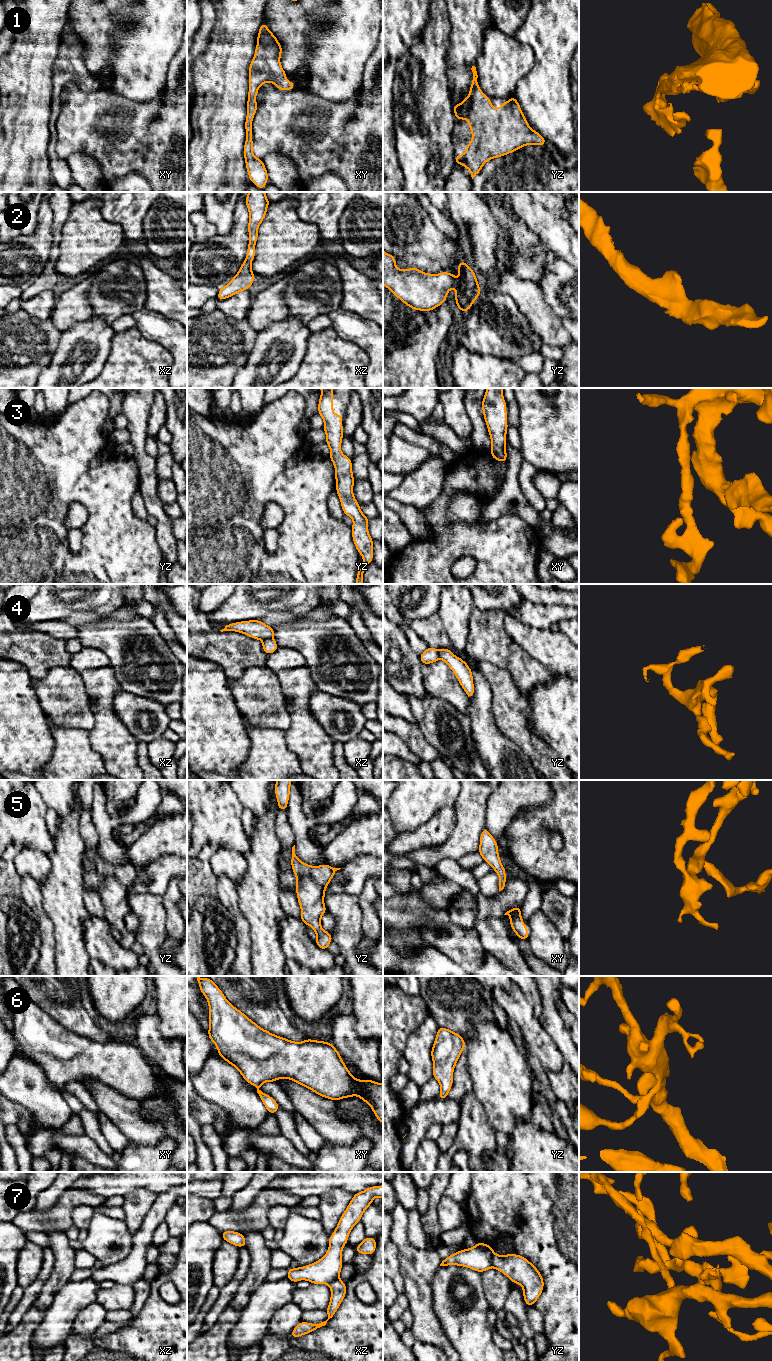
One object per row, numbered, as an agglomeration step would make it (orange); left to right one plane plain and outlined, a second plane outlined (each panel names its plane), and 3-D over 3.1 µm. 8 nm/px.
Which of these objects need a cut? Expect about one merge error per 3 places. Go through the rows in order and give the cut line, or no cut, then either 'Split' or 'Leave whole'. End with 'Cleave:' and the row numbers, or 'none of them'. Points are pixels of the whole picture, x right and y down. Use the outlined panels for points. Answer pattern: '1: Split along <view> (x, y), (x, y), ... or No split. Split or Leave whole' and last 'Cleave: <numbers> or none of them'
1: No split. Leave whole
2: No split. Leave whole
3: No split. Leave whole
4: No split. Leave whole
5: No split. Leave whole
6: No split. Leave whole
7: Split along yz (494, 1253), (492, 1266). Split
Cleave: 7

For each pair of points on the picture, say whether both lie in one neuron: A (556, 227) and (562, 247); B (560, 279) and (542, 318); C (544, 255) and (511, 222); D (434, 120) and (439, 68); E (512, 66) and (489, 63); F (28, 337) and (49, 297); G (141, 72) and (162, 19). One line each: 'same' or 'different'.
A: same
B: different
C: same
D: same
E: same
F: different
G: same

